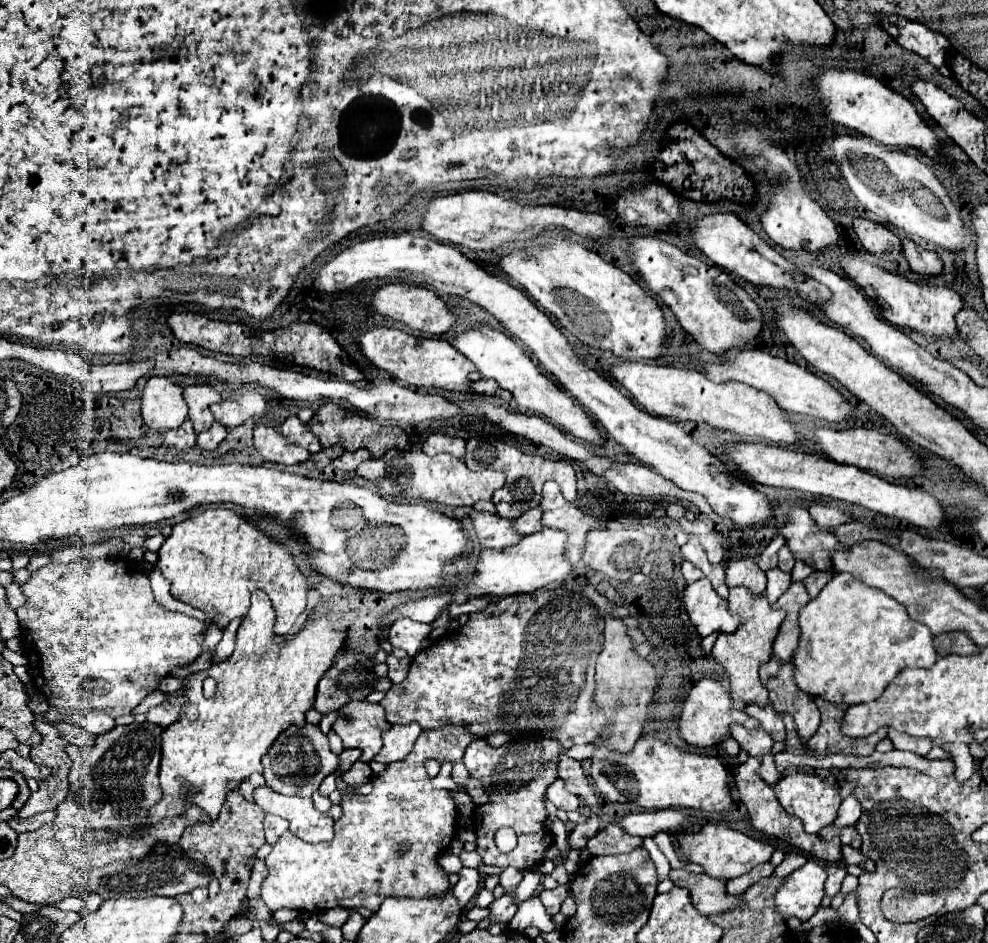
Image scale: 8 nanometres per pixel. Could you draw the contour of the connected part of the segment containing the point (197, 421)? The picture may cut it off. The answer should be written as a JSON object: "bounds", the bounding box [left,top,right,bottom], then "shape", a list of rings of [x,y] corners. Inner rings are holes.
{"bounds":[183,383,221,433],"shape":[[[197,383],[197,385],[185,385],[183,391],[185,403],[189,405],[189,419],[197,433],[207,431],[209,425],[213,425],[215,417],[209,409],[211,403],[217,403],[221,399],[221,393],[213,389],[211,383]]]}

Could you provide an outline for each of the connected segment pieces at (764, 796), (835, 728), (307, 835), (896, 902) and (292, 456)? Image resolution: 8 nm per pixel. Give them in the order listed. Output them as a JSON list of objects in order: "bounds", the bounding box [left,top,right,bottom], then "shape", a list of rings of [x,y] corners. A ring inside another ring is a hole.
[{"bounds":[735,757,841,863],"shape":[[[749,757],[749,759],[737,769],[737,775],[735,775],[735,785],[737,785],[737,789],[739,789],[739,797],[741,797],[741,801],[745,803],[747,811],[749,811],[749,815],[751,815],[753,827],[759,829],[759,831],[763,831],[763,833],[767,833],[767,835],[771,835],[771,837],[783,839],[783,841],[787,841],[789,845],[797,847],[799,851],[811,853],[811,855],[815,855],[817,859],[821,859],[821,861],[825,861],[825,863],[835,863],[835,861],[839,861],[839,859],[841,859],[841,841],[839,841],[837,837],[833,837],[831,841],[825,841],[825,839],[821,839],[817,833],[813,833],[813,835],[805,833],[801,821],[781,809],[781,803],[777,801],[777,797],[775,797],[775,793],[773,793],[773,787],[767,785],[765,781],[761,781],[761,777],[757,777],[757,769],[759,769],[759,767],[761,767],[761,761],[757,761],[757,757]]]},{"bounds":[807,697,887,755],"shape":[[[815,697],[815,703],[821,711],[821,725],[817,733],[807,741],[807,747],[813,753],[851,753],[851,755],[871,755],[875,743],[887,737],[887,729],[879,729],[873,737],[845,737],[841,733],[841,717],[847,711],[847,705],[833,705]]]},{"bounds":[255,787,333,843],"shape":[[[257,787],[255,789],[257,805],[273,815],[279,815],[289,821],[289,829],[307,843],[321,843],[333,839],[333,819],[327,813],[321,813],[313,807],[311,797],[289,797],[273,789]]]},{"bounds":[881,889,945,923],"shape":[[[889,889],[881,897],[881,911],[885,919],[893,923],[919,921],[929,915],[935,915],[945,905],[943,897],[937,895],[921,895],[905,889]]]},{"bounds":[255,423,311,465],"shape":[[[271,423],[255,425],[255,449],[263,455],[265,461],[283,463],[283,465],[297,465],[311,457],[307,449],[289,443],[287,437],[281,435],[279,427]]]}]

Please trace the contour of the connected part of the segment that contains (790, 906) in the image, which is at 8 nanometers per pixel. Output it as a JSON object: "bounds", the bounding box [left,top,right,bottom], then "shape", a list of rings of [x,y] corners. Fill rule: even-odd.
{"bounds":[775,857,827,921],"shape":[[[811,857],[801,869],[793,871],[793,875],[789,875],[785,885],[777,891],[775,895],[777,911],[785,919],[795,915],[801,921],[807,921],[821,905],[821,899],[825,895],[823,889],[825,877],[827,877],[825,867]]]}

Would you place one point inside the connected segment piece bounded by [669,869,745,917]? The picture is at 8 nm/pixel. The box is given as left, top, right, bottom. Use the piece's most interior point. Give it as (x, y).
(709, 895)

